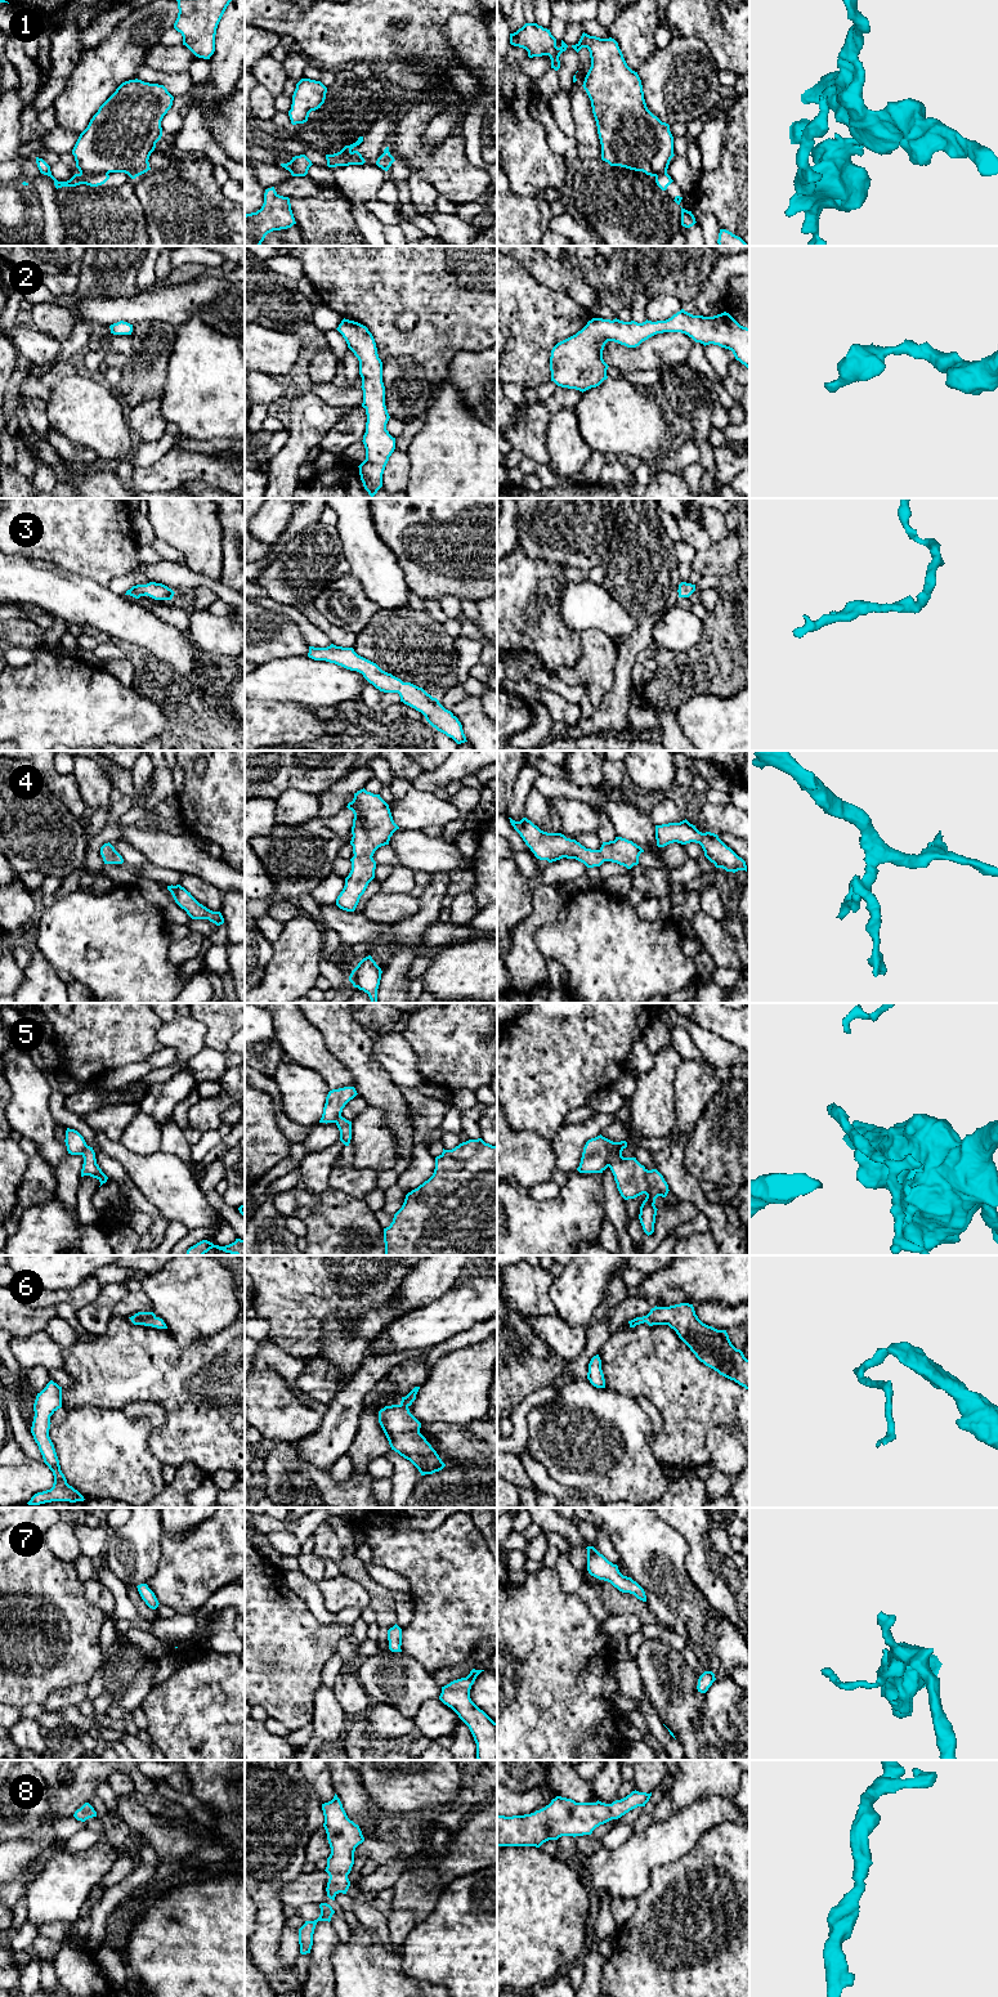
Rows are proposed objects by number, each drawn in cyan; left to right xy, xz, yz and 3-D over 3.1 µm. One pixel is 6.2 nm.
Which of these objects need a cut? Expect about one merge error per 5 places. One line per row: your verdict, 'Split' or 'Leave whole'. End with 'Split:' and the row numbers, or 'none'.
1: Split
2: Leave whole
3: Leave whole
4: Leave whole
5: Split
6: Leave whole
7: Leave whole
8: Leave whole
Split: 1, 5

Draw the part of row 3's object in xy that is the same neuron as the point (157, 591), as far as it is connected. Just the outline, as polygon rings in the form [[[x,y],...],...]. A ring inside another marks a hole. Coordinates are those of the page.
[[[149,582],[147,585],[137,585],[126,591],[125,595],[130,595],[135,599],[140,596],[149,596],[155,600],[171,600],[174,591],[162,583]]]

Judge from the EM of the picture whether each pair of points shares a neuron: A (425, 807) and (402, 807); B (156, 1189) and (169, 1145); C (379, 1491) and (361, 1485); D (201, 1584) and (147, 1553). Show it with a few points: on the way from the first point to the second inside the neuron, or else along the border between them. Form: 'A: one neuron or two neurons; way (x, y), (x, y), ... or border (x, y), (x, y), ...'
A: one neuron; way (420, 807), (407, 807)
B: two neurons; border (161, 1150), (175, 1154), (188, 1167)
C: two neurons; border (374, 1480), (371, 1494)
D: two neurons; border (165, 1535), (156, 1572), (146, 1583)

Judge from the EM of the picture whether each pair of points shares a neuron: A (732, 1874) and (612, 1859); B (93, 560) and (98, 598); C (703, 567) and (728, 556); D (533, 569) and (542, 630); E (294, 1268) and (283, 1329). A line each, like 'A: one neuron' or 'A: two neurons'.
A: two neurons
B: two neurons
C: one neuron
D: one neuron
E: one neuron

